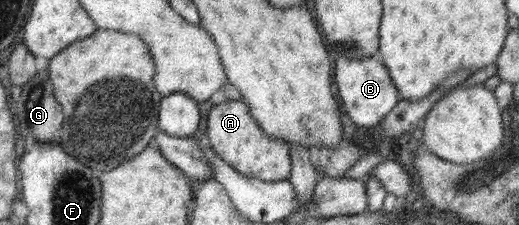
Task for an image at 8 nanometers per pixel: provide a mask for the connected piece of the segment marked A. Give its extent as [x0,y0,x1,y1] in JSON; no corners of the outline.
[207,99,290,182]

